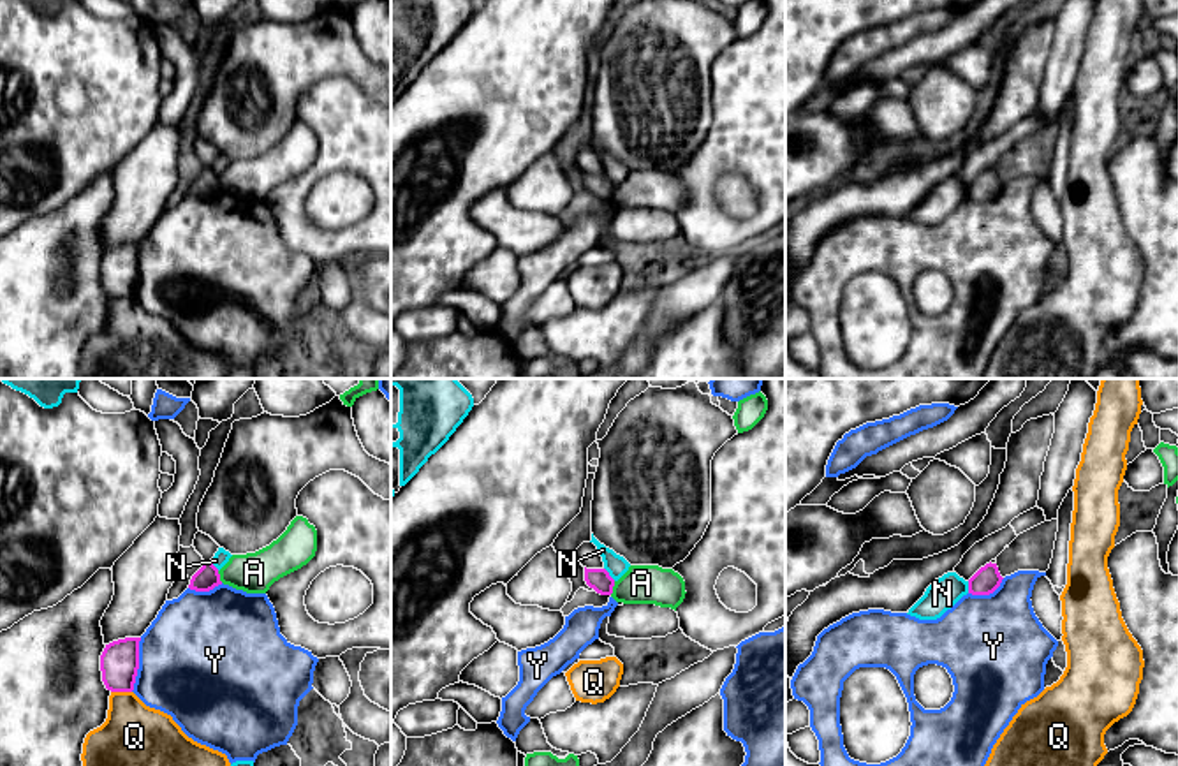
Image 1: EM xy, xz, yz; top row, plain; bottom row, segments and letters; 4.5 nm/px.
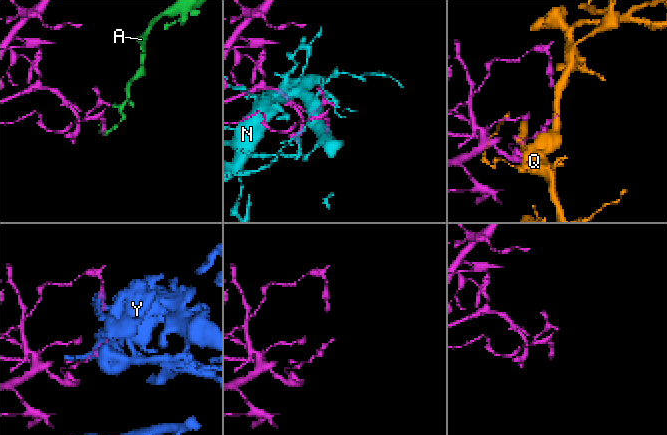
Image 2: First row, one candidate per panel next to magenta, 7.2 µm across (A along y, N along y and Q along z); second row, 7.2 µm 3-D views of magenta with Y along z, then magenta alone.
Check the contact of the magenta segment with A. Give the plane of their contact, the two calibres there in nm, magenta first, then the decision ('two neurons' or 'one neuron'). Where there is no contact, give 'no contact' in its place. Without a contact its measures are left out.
xz | 100/180 nm | two neurons

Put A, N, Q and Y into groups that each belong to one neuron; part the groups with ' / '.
A / N / Q / Y

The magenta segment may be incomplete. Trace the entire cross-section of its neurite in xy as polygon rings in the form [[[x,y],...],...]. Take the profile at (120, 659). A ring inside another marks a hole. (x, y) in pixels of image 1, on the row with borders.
[[[125,637],[106,644],[100,655],[102,681],[111,692],[132,692],[139,669],[141,637]]]

